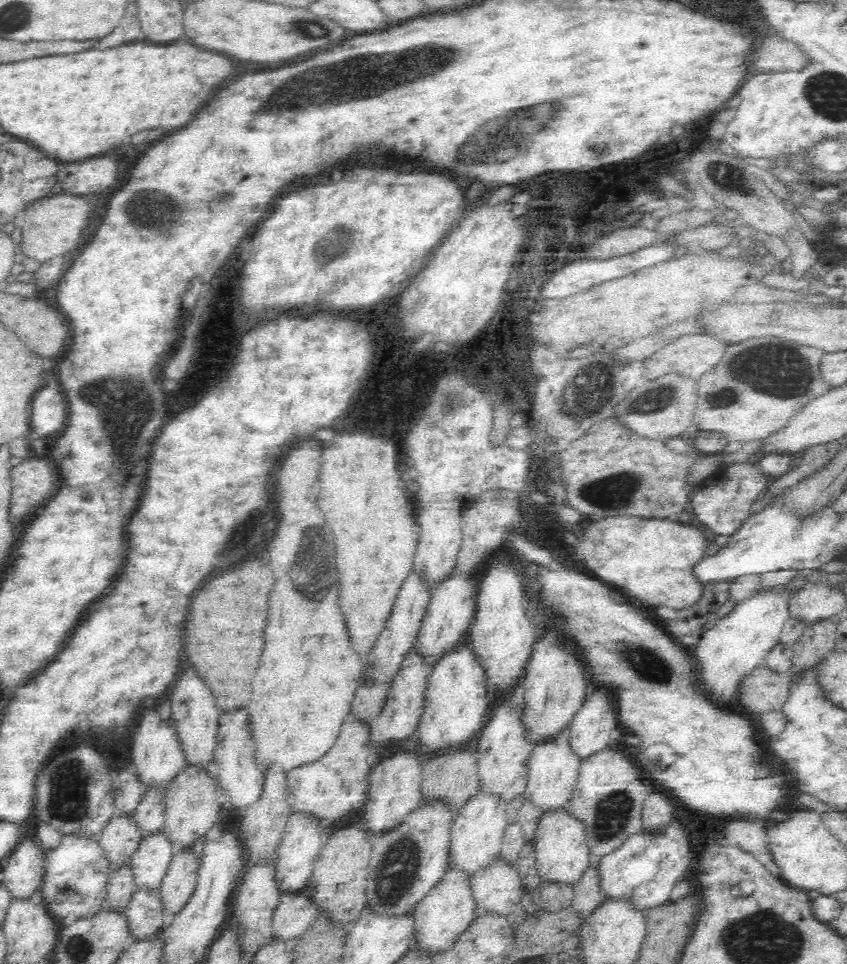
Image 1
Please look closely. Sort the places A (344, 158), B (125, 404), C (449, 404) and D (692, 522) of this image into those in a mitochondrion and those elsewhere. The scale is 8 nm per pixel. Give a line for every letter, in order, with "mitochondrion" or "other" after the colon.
A: other
B: mitochondrion
C: mitochondrion
D: other

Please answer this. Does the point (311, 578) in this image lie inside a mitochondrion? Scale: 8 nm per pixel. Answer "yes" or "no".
yes

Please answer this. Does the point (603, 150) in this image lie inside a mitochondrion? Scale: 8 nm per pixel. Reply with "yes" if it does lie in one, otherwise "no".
yes

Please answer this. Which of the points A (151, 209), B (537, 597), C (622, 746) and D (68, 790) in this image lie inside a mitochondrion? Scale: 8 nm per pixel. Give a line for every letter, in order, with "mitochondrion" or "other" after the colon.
A: mitochondrion
B: other
C: other
D: mitochondrion

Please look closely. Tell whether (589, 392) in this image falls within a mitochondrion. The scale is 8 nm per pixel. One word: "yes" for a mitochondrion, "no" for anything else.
yes

